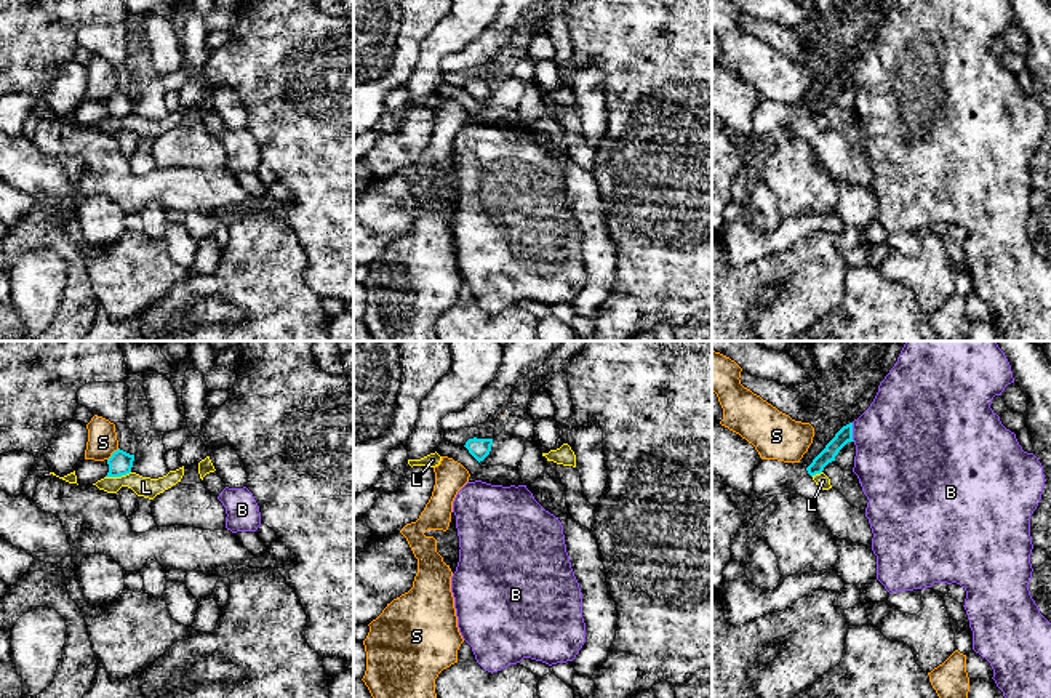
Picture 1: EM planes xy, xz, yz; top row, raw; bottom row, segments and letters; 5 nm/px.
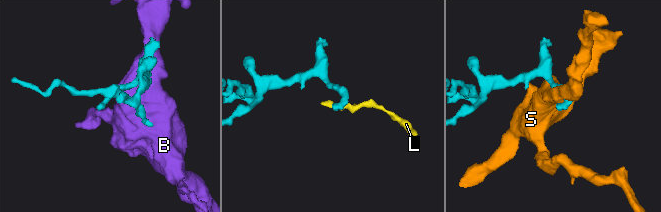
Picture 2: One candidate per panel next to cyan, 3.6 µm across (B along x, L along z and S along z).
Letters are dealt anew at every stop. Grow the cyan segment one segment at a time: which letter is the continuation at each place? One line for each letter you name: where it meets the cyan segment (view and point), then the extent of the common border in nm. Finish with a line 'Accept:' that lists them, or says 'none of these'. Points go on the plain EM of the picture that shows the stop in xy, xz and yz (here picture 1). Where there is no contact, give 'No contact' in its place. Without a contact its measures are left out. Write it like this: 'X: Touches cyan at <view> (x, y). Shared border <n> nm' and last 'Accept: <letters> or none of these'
Accept: none of these

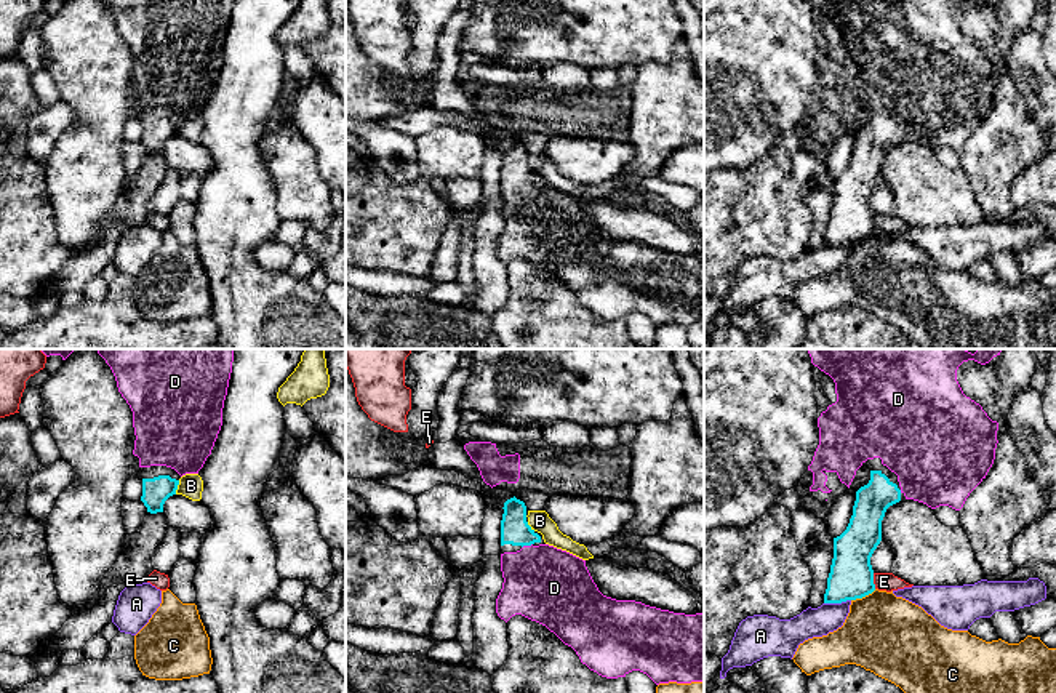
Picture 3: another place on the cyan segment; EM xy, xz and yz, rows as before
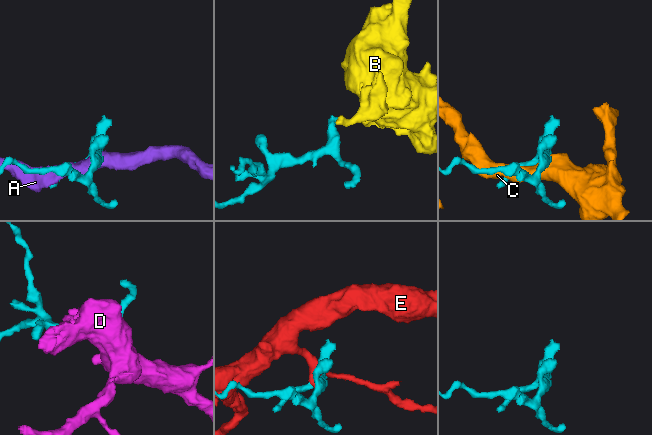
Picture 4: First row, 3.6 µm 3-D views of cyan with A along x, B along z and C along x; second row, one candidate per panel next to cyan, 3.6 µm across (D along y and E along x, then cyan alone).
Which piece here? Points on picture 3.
D: Touches cyan at xz (527, 186). Shared border 60 nm
Accept: D

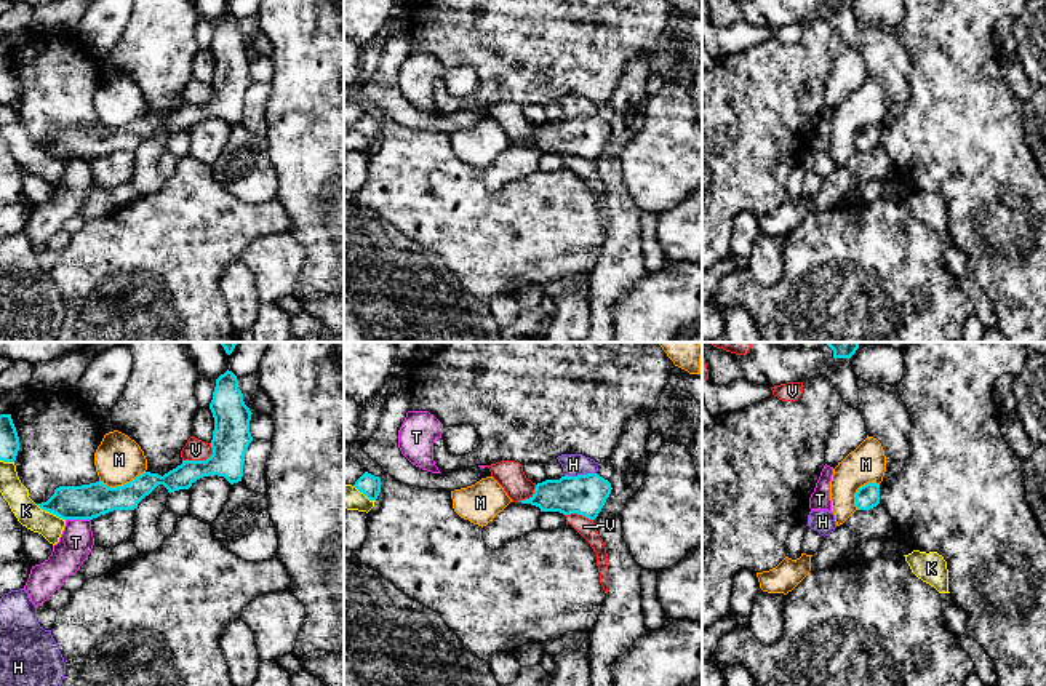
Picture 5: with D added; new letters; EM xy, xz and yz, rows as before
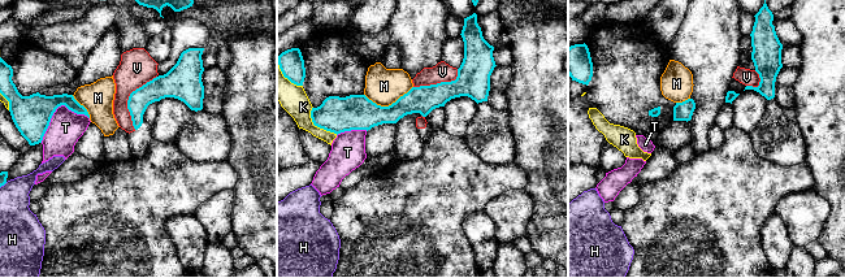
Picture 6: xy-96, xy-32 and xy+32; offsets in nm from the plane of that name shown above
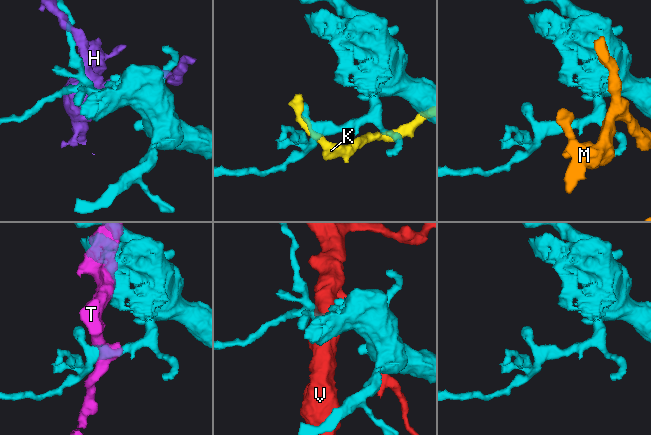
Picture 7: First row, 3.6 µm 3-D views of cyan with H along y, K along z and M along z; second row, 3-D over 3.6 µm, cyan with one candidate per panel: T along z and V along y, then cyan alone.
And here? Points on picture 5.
Accept: none of these

